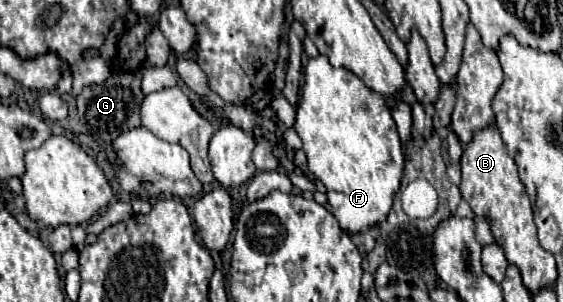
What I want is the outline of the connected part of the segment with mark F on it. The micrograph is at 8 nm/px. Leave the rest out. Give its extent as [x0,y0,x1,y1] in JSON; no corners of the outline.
[294,56,404,236]

